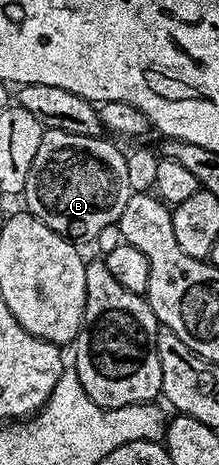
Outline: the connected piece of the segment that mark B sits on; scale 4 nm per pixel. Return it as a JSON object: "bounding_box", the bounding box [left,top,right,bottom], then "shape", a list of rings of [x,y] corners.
{"bounding_box":[24,129,132,243],"shape":[[[48,129],[40,139],[24,200],[25,208],[40,223],[75,243],[93,242],[103,228],[118,224],[120,215],[132,196],[128,183],[127,154],[121,153],[113,140],[105,136],[72,135],[72,131]]]}

